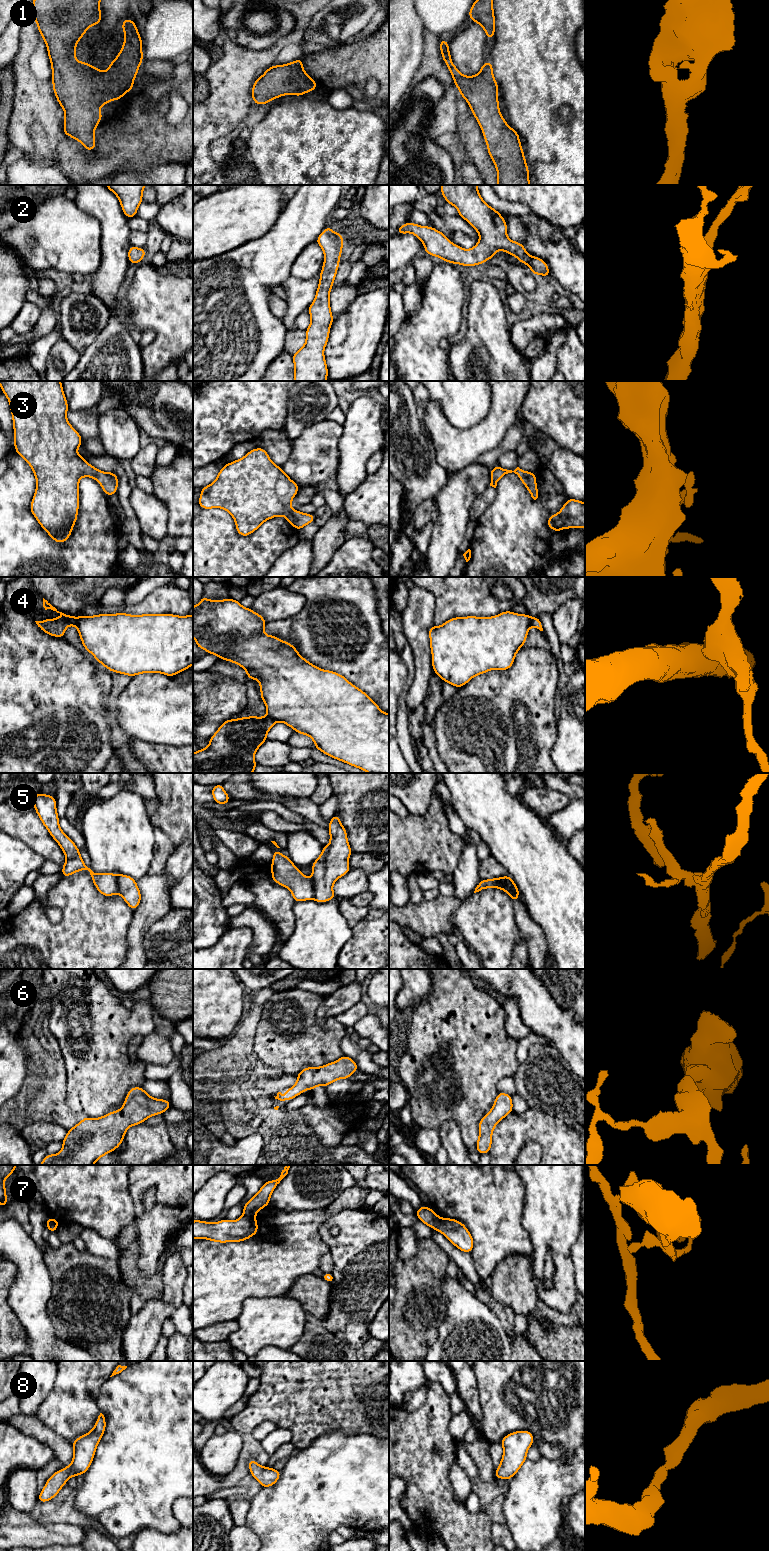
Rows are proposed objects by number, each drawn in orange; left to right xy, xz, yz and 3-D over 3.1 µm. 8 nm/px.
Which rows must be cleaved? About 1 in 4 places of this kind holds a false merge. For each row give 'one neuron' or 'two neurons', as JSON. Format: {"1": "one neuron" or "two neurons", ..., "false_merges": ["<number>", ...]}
{"1": "one neuron", "2": "one neuron", "3": "one neuron", "4": "two neurons", "5": "two neurons", "6": "one neuron", "7": "two neurons", "8": "one neuron", "false_merges": ["4", "5", "7"]}

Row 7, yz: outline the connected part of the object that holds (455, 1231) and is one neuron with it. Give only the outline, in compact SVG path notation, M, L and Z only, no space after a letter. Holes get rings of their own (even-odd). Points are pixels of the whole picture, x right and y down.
M441 1218L438 1231L443 1234L460 1251L471 1254L474 1240L466 1226L450 1218Z

